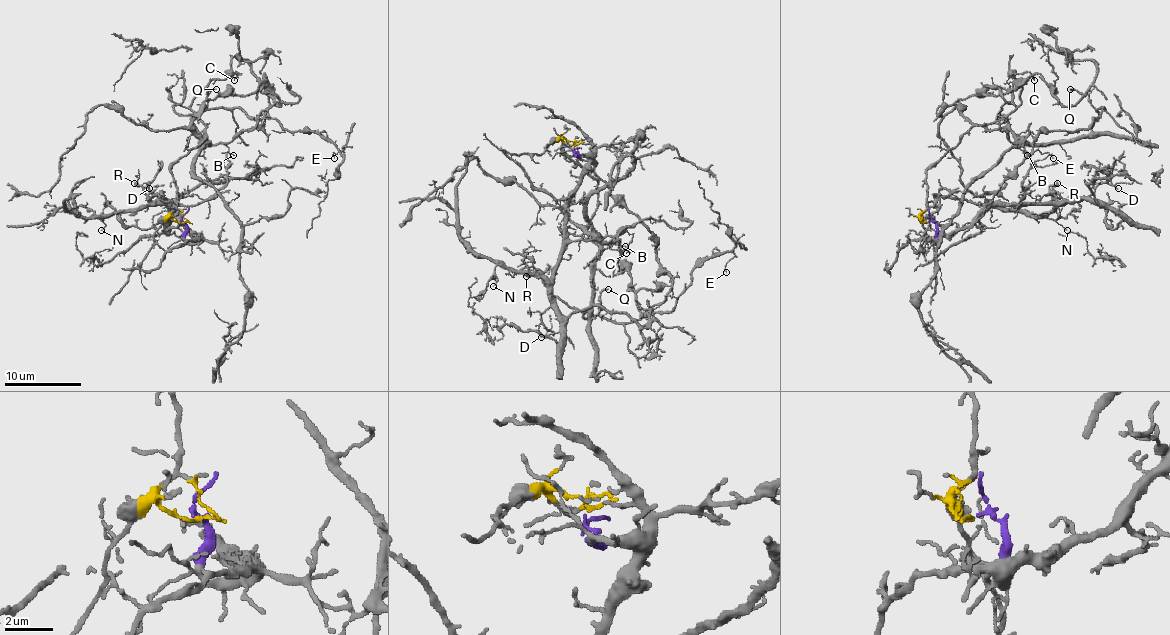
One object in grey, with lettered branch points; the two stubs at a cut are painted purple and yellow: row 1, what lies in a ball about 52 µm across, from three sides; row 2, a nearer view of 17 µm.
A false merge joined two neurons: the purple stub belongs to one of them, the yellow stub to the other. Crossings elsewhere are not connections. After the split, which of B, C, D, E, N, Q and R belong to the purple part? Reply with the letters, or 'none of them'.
D, N, R

